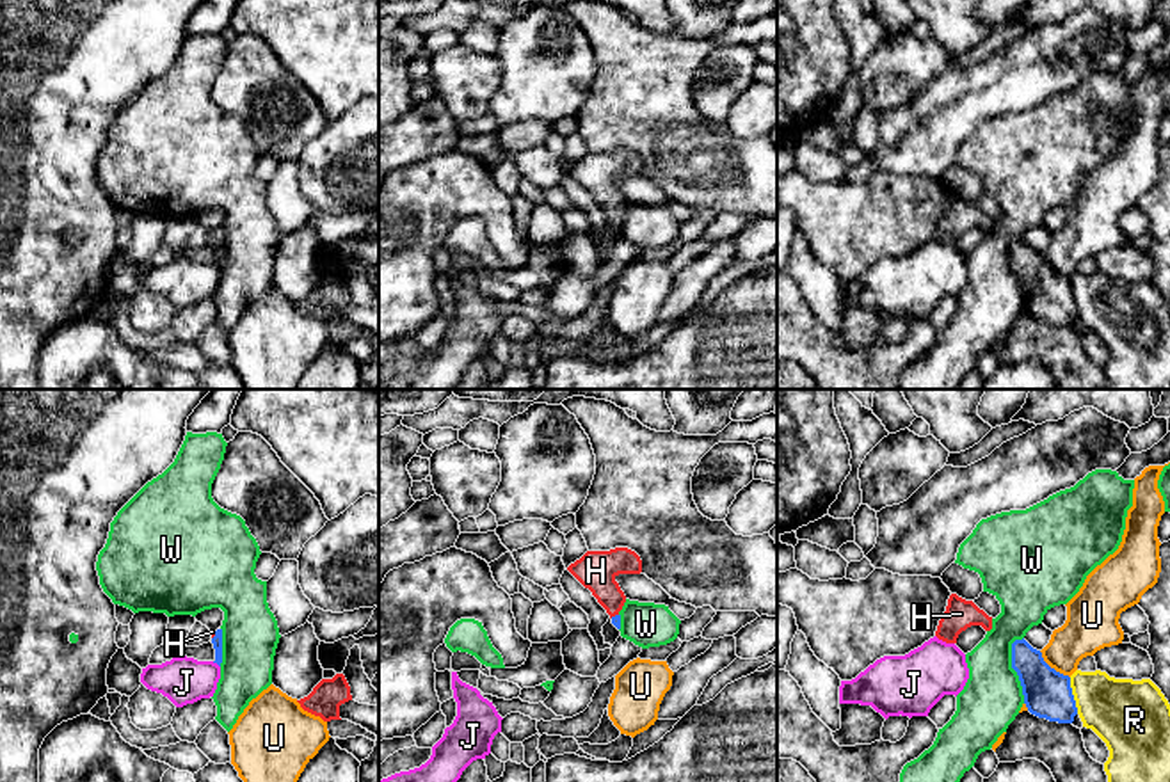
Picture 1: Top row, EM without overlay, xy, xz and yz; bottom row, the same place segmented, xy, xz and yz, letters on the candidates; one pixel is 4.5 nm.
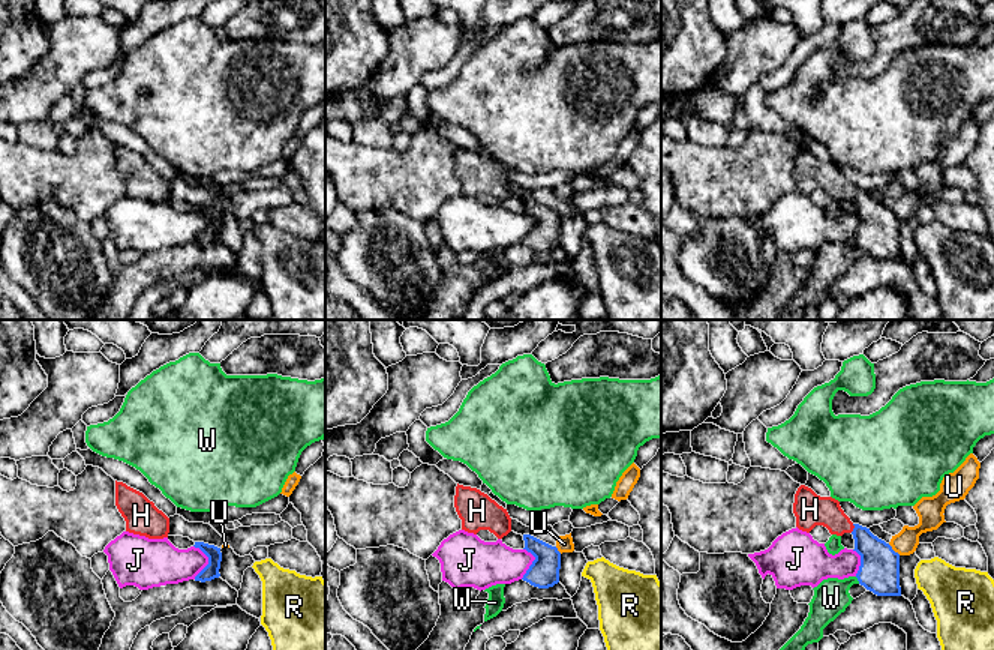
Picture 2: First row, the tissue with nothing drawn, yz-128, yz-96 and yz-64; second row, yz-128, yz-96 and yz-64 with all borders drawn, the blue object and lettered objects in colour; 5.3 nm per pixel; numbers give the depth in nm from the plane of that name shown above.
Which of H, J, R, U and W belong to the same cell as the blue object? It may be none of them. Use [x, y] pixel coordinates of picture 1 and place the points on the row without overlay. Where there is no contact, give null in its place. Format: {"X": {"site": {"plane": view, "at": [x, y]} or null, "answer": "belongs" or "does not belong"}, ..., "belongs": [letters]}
{"H": {"site": {"plane": "xy", "at": [216, 237]}, "answer": "belongs"}, "J": {"site": {"plane": "xy", "at": [216, 263]}, "answer": "does not belong"}, "R": {"site": {"plane": "yz", "at": [1073, 297]}, "answer": "does not belong"}, "U": {"site": {"plane": "yz", "at": [1053, 271]}, "answer": "does not belong"}, "W": {"site": {"plane": "yz", "at": [1012, 269]}, "answer": "does not belong"}, "belongs": ["H"]}

